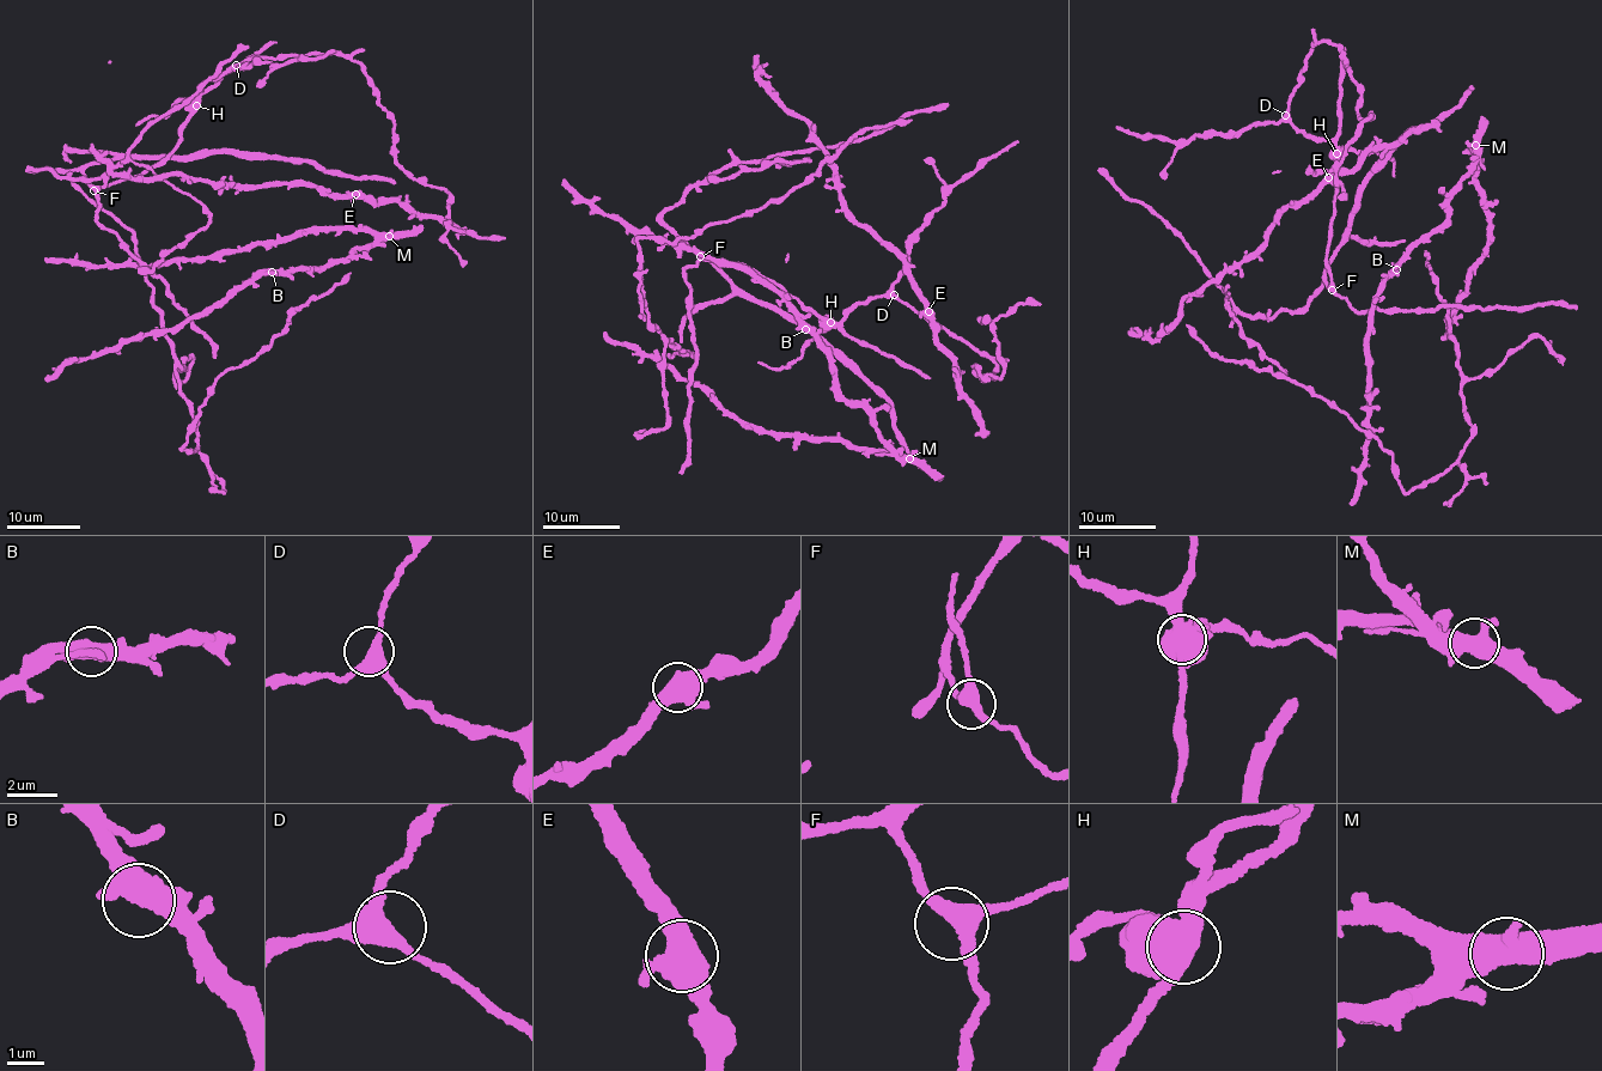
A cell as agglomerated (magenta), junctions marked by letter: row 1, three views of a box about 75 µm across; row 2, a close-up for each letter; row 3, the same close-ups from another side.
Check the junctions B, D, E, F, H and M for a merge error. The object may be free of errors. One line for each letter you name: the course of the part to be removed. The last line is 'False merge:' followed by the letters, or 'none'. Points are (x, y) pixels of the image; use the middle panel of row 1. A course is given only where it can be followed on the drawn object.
H: course (830, 322), (790, 365), (773, 370), (757, 363)
False merge: H

